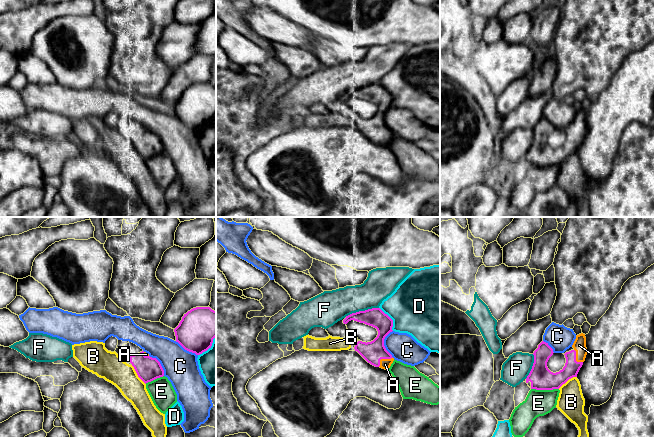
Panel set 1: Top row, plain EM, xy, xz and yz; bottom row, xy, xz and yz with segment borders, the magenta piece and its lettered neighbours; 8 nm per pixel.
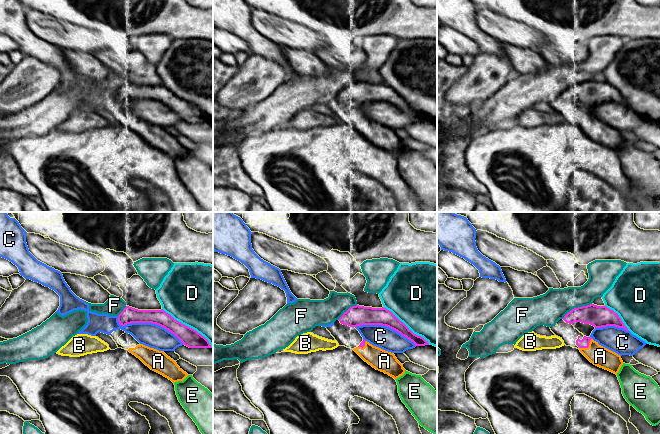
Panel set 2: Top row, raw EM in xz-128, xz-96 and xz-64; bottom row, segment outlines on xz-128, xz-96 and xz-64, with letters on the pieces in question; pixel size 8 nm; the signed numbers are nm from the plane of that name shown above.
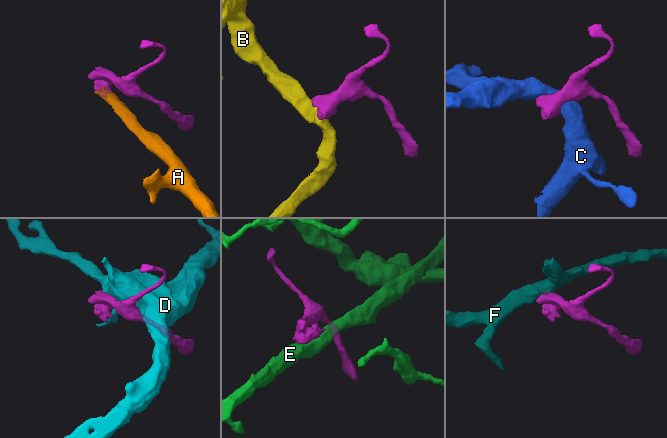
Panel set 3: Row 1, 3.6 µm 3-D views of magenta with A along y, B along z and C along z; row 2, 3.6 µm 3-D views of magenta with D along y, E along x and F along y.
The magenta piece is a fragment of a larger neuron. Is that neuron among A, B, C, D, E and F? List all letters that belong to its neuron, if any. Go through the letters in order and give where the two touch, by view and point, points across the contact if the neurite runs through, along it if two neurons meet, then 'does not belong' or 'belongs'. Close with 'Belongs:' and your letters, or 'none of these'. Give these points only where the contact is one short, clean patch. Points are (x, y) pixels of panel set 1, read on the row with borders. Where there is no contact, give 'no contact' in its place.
A: xz (383, 358) | belongs
B: xy (137, 374) | does not belong
C: xz (383, 344) | does not belong
D: xz (391, 319) | does not belong
E: yz (545, 389) | does not belong
F: xz (361, 311) | does not belong
Belongs: A

